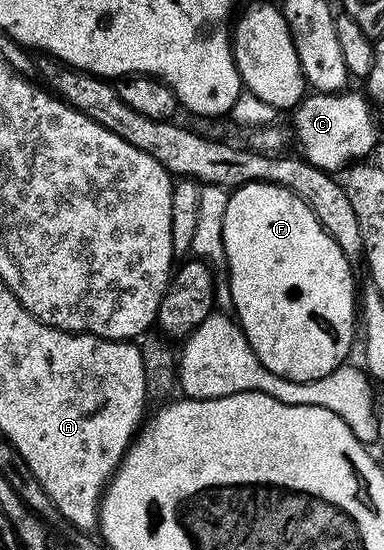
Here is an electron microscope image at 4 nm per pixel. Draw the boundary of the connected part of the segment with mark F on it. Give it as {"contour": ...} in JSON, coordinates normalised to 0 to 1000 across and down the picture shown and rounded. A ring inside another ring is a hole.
{"contour":[[[667,329],[607,342],[594,353],[589,398],[578,398],[578,435],[583,436],[583,475],[589,484],[594,482],[589,509],[594,525],[604,531],[602,560],[615,562],[612,582],[641,609],[646,627],[661,631],[661,645],[672,645],[672,653],[693,669],[714,675],[714,682],[734,682],[758,693],[815,693],[839,689],[839,682],[859,682],[859,675],[870,675],[909,655],[906,640],[917,635],[917,611],[932,605],[932,511],[927,518],[924,507],[917,505],[922,489],[904,476],[888,449],[844,416],[818,384],[779,355],[760,351],[745,338],[708,336],[703,331]]]}

